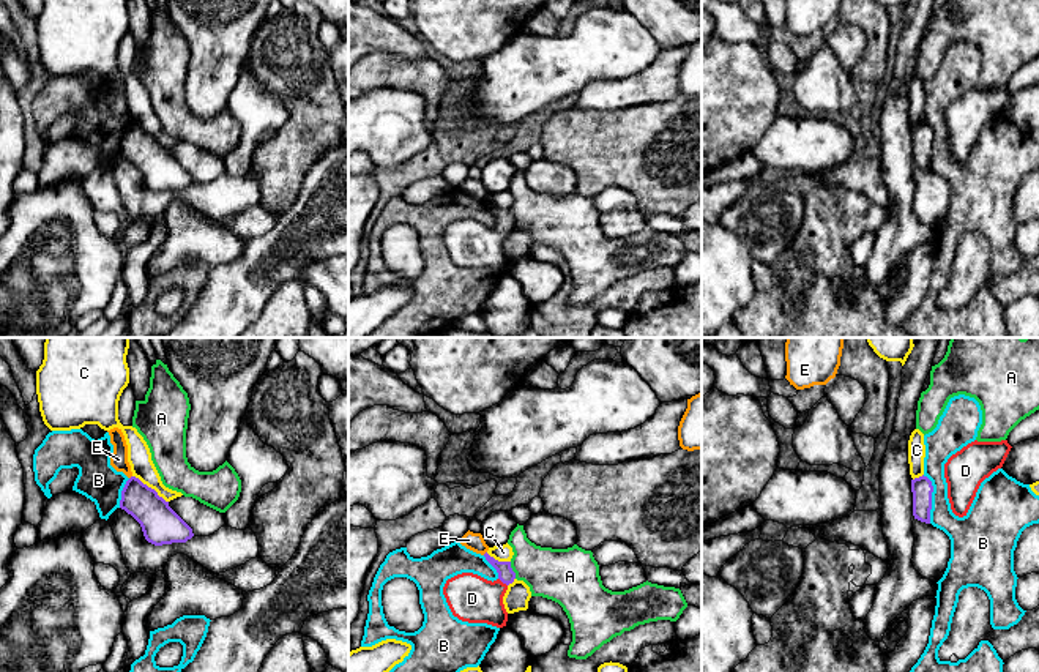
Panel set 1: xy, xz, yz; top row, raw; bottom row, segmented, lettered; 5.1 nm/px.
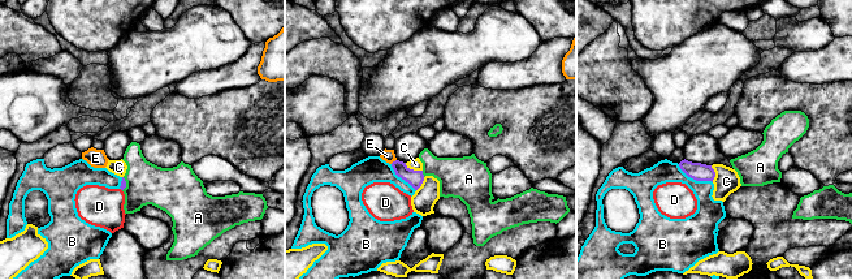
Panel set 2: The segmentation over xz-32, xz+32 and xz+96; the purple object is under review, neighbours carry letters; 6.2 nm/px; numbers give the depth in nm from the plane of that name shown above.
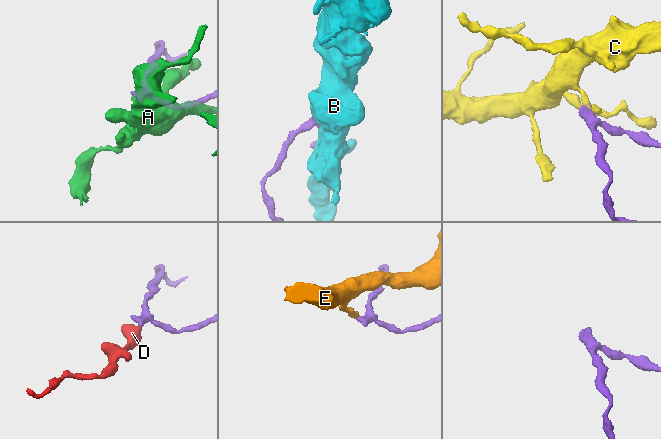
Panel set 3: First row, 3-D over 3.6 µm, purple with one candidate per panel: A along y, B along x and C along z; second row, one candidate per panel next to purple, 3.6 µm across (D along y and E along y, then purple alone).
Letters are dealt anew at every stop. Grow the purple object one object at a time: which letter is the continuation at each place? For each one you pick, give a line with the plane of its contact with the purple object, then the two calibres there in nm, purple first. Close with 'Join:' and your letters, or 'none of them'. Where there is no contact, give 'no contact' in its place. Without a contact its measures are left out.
D: xz | 80/240 nm
Join: D

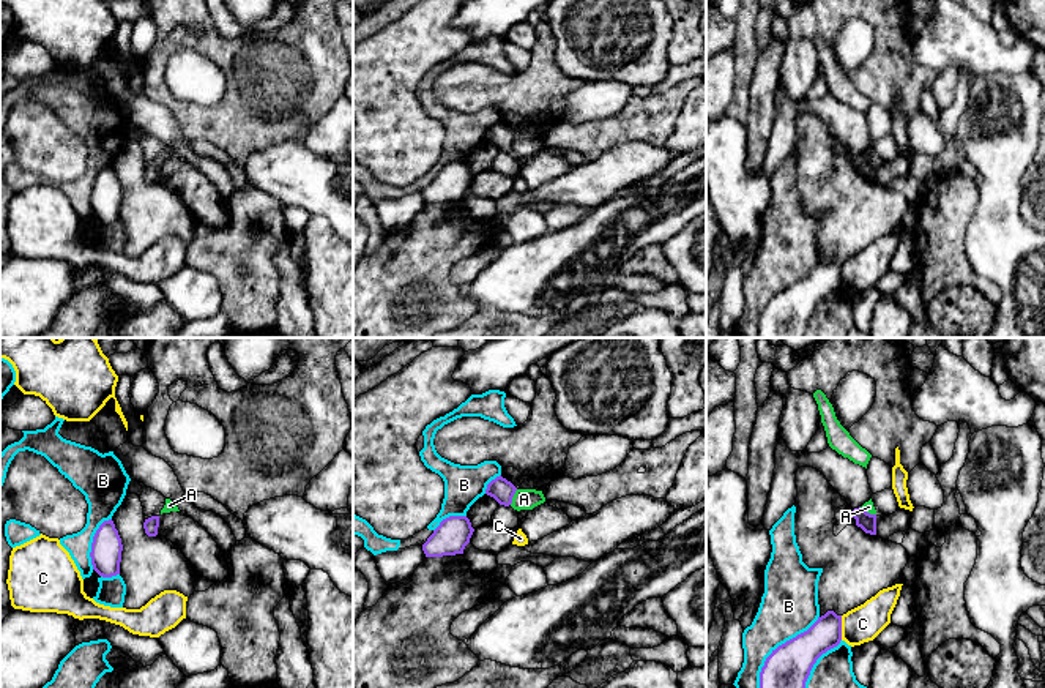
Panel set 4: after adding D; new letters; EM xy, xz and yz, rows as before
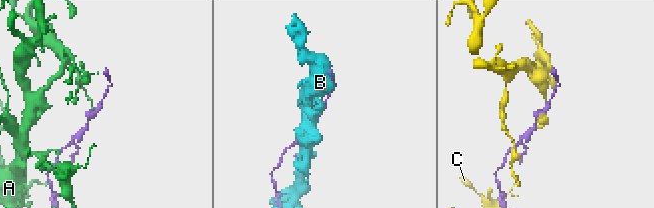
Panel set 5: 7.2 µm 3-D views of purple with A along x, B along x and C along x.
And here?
Join: none of them

